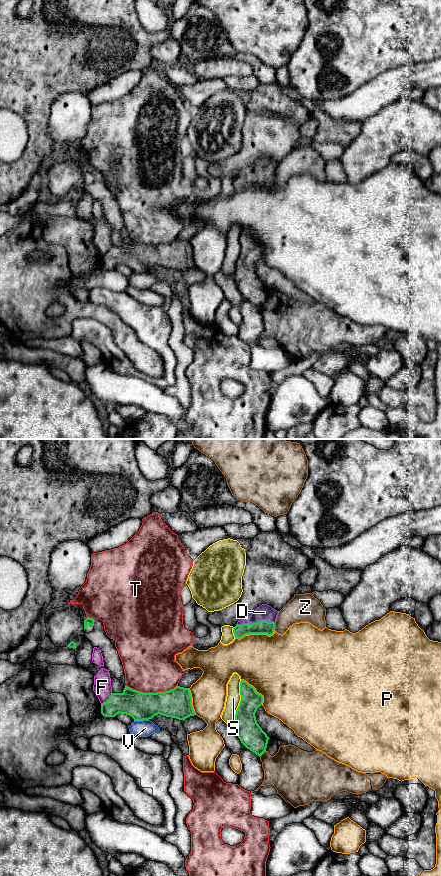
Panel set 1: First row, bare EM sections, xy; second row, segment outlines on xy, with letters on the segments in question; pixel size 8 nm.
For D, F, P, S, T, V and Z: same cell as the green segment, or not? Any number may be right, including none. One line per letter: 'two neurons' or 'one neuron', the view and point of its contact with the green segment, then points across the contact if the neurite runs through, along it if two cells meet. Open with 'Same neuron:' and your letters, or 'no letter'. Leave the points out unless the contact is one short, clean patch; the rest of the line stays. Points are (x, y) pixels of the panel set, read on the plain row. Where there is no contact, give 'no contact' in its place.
Same neuron: D
D: one neuron | xy (255, 175) | across xy (262, 178), (255, 175), (264, 164)
F: two neurons | xy (108, 251) | along xy (112, 245), (101, 256)
P: two neurons | xy (255, 185)
S: two neurons | xy (240, 254)
T: two neurons | xy (151, 245)
V: two neurons | xy (141, 272) | along xy (148, 271), (134, 273)
Z: two neurons | xy (274, 178)

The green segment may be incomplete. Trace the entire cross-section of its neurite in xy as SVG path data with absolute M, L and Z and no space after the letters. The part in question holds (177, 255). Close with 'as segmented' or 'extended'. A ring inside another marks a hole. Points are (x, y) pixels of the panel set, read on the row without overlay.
M125 237L122 245L112 245L110 250L101 256L101 266L103 268L115 269L119 265L131 268L134 273L149 272L158 266L184 273L186 270L196 267L192 258L189 240L180 238L165 244L143 245Z | as segmented

